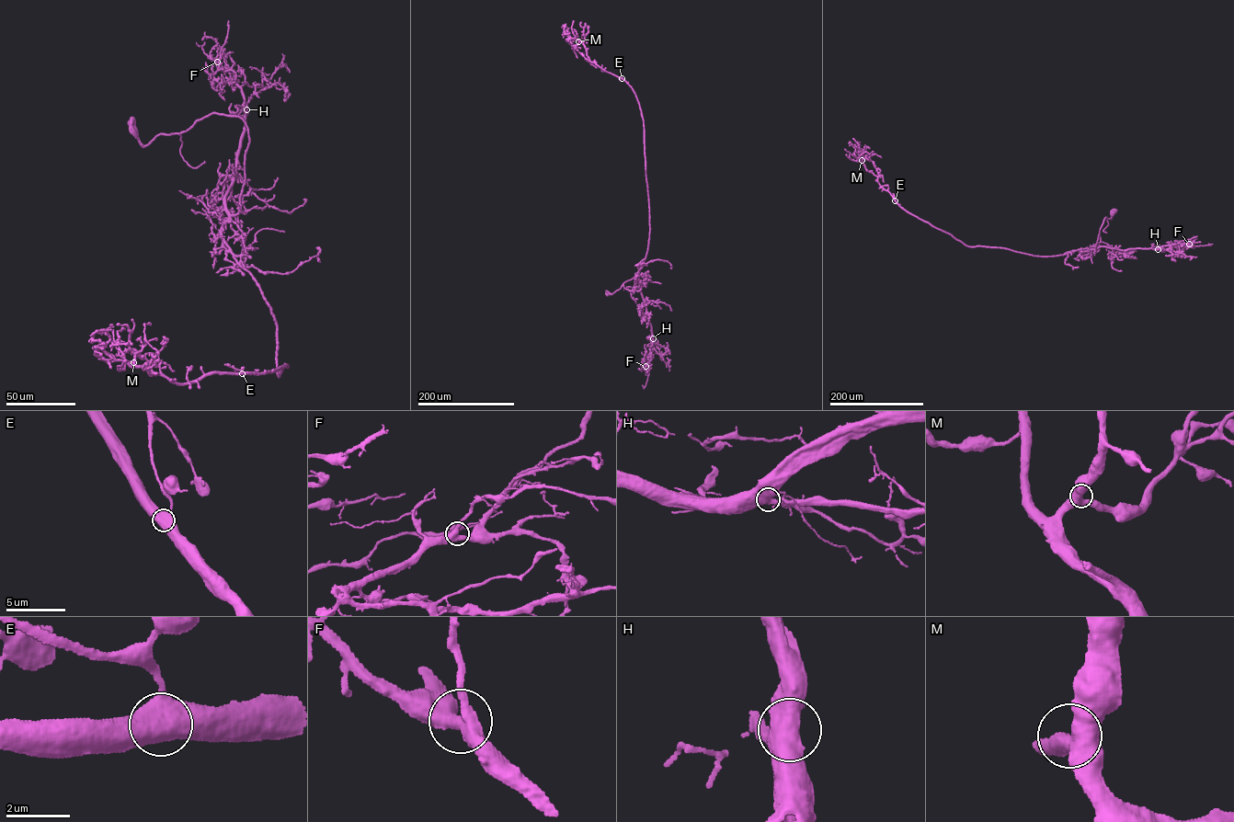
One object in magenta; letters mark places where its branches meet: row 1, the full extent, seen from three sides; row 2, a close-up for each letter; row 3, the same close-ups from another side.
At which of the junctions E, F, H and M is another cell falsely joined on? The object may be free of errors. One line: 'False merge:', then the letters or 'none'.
False merge: none

